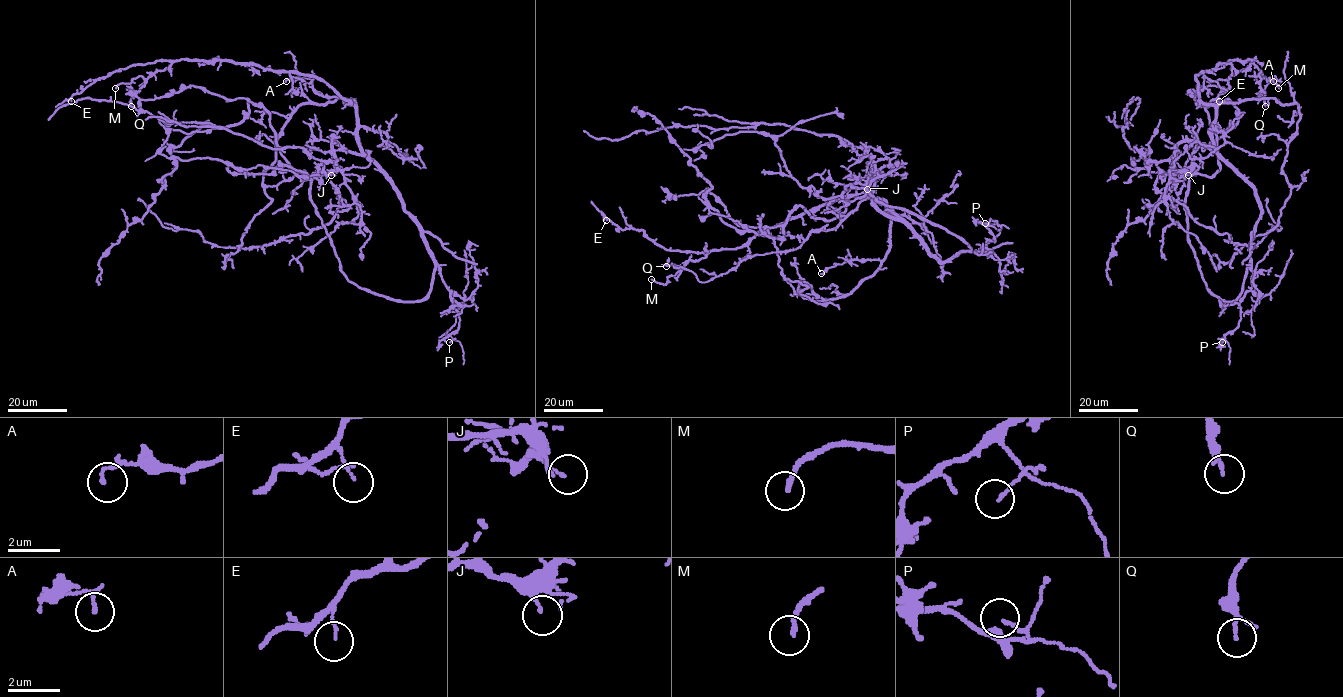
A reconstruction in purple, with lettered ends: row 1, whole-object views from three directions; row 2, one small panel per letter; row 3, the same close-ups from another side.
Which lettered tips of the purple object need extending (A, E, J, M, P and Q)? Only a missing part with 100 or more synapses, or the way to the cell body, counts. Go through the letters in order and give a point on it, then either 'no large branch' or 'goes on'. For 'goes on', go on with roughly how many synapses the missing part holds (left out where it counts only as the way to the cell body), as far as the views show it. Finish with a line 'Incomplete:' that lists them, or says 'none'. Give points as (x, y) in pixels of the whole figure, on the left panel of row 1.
A: place (286, 81); no large branch
E: place (71, 101); no large branch
J: place (331, 175); no large branch
M: place (115, 88); no large branch
P: place (449, 342); no large branch
Q: place (131, 106); no large branch
Incomplete: none

